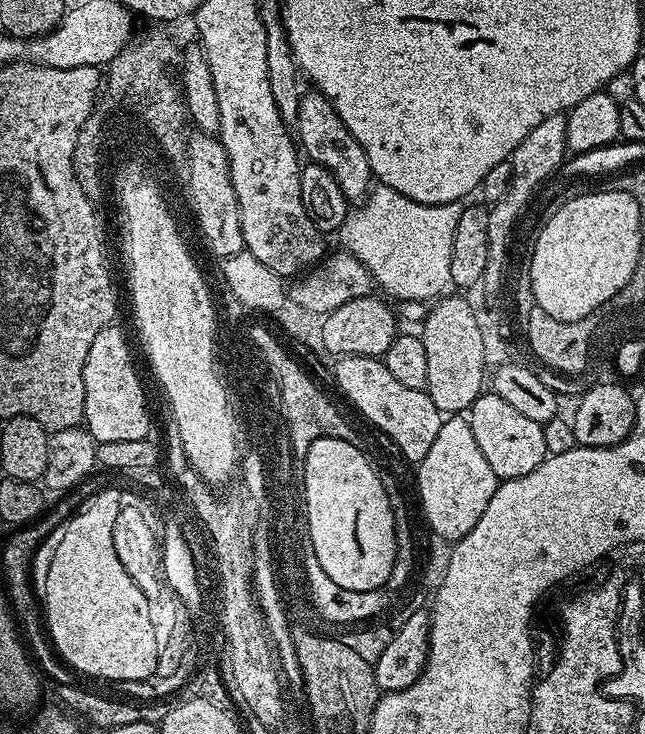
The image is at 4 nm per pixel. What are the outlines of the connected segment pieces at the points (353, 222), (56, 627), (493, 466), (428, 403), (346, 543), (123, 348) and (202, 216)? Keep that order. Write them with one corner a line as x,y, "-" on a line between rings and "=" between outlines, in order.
376,182
362,202
357,203
344,219
343,226
338,229
338,237
343,251
348,252
366,268
372,276
375,287
389,297
394,296
398,302
405,300
423,300
432,302
441,294
449,291
452,284
450,276
450,260
454,250
455,231
458,220
462,217
465,205
454,204
423,204
406,198
398,190
=
106,486
84,501
84,505
66,523
54,529
36,551
34,580
46,617
46,632
58,656
91,678
144,682
147,676
156,676
161,646
154,634
154,609
146,602
142,590
134,586
134,578
126,574
126,566
118,562
118,550
114,550
114,522
119,519
121,501
122,492
112,486
=
491,390
485,391
473,402
466,419
474,430
474,438
486,462
490,462
490,470
494,470
494,474
501,481
530,474
530,470
538,467
548,456
542,425
524,417
519,410
514,410
514,406
508,405
=
341,356
336,363
336,384
344,396
373,424
381,428
396,443
396,448
408,460
426,458
442,423
442,413
425,390
410,390
386,370
383,359
374,356
=
320,437
310,446
305,460
304,506
318,563
332,572
333,582
351,592
383,589
389,583
388,564
396,564
392,561
392,523
398,516
388,516
388,504
384,504
384,492
380,492
381,473
376,473
363,450
363,447
351,445
341,438
=
109,326
104,328
96,335
94,342
90,342
90,354
86,358
86,366
84,367
84,424
97,444
105,444
106,442
134,442
135,440
149,439
150,432
148,432
148,427
152,424
151,418
148,417
148,408
144,405
144,388
140,385
140,376
136,373
135,366
132,365
132,352
128,349
128,340
124,337
123,330
116,327
=
192,134
187,137
188,168
189,174
186,177
188,183
188,196
192,199
192,212
196,215
196,224
208,243
208,248
217,258
233,256
245,251
244,239
242,238
242,218
240,217
240,203
236,197
236,191
232,185
228,155
221,146
216,136
203,134

